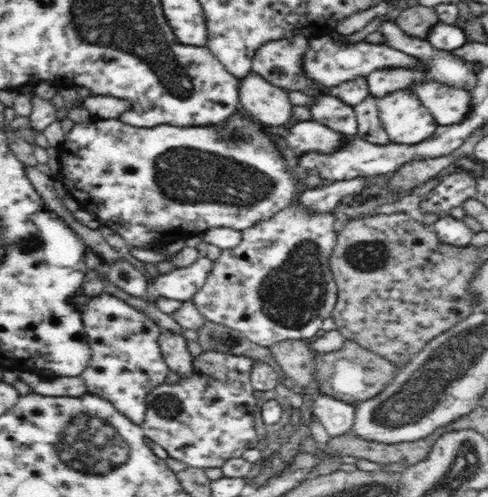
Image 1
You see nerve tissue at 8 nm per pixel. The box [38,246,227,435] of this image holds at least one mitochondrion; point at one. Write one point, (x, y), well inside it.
(167, 404)

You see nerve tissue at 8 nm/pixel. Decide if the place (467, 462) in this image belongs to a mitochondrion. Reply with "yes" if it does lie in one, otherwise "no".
yes

